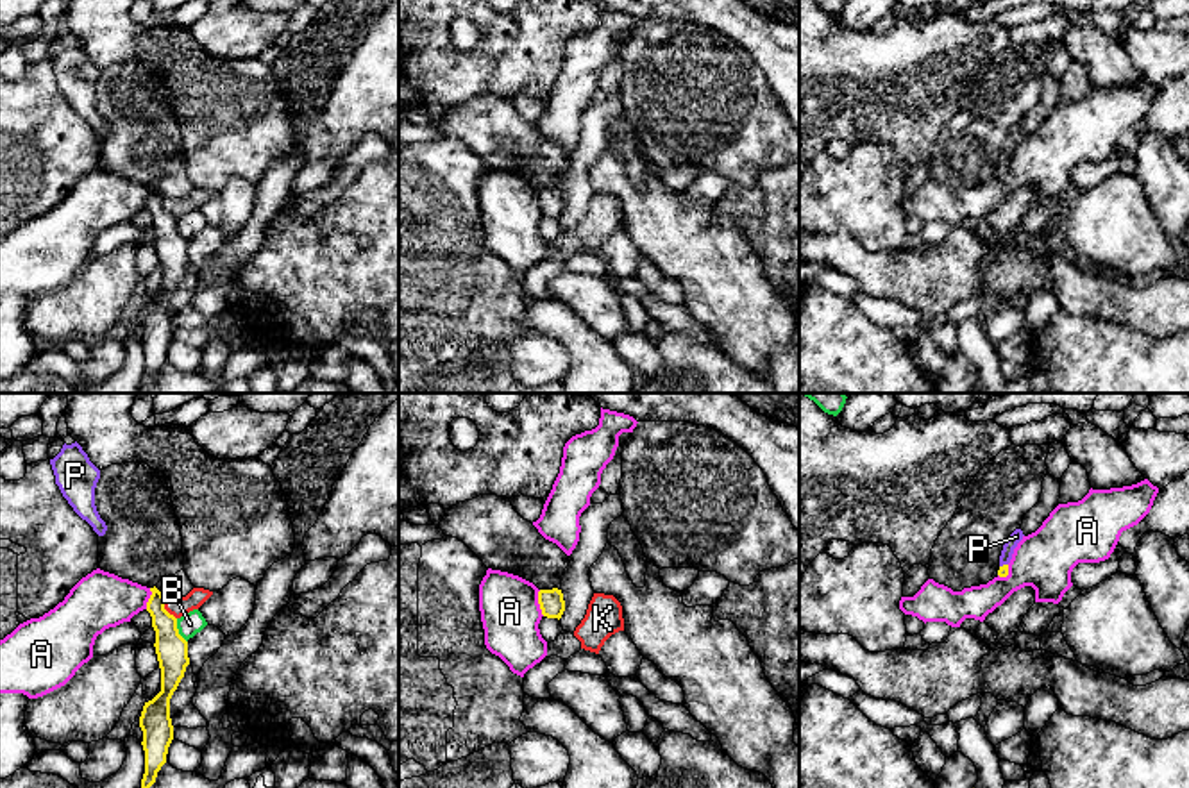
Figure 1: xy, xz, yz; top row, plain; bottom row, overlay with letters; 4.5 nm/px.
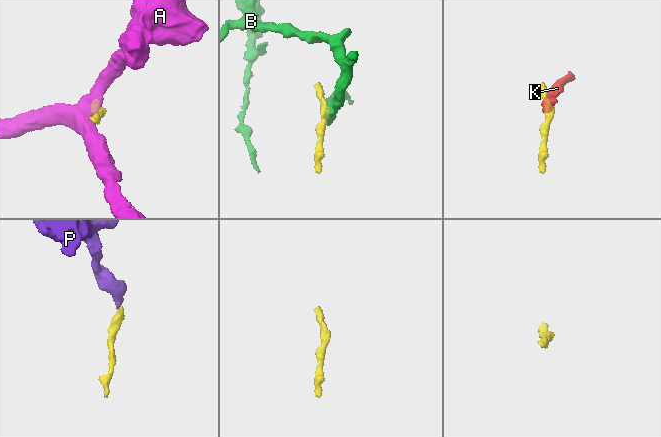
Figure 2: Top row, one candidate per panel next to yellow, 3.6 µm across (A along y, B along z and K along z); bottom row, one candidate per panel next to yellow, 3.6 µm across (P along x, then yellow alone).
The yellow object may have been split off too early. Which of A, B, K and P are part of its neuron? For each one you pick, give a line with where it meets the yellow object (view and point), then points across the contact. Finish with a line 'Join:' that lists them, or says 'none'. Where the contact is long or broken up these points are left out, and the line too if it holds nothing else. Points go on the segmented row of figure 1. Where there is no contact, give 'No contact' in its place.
P: Touches yellow at yz (1003, 565). Path across: yz (1003, 570), (1003, 565), (1007, 549), (1016, 536)
Join: P

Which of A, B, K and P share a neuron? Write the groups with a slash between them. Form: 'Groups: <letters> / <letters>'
Groups: A / B / K / P

